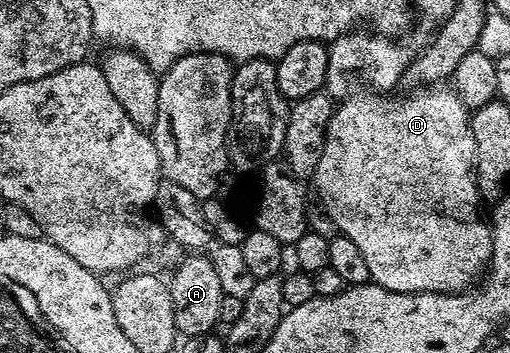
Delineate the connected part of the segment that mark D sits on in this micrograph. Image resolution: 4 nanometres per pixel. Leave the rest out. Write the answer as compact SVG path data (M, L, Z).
M446 85L425 86L413 93L403 94L403 99L390 99L394 97L383 97L378 93L359 93L350 96L349 99L341 100L334 108L334 116L328 121L328 129L326 130L326 140L324 141L324 153L320 153L320 165L316 165L312 182L314 187L318 190L318 195L321 206L332 217L332 221L337 225L339 232L346 235L352 241L352 245L356 245L356 249L360 249L360 254L364 257L364 262L368 265L368 273L371 280L377 283L378 286L395 291L401 295L415 295L416 293L440 293L441 295L457 295L467 289L473 288L479 282L480 276L487 270L490 254L494 252L494 236L492 234L492 227L489 222L482 220L482 215L478 212L478 203L480 204L480 196L478 193L478 184L474 181L474 138L472 137L472 129L470 128L471 112L460 101L460 97L453 89Z

